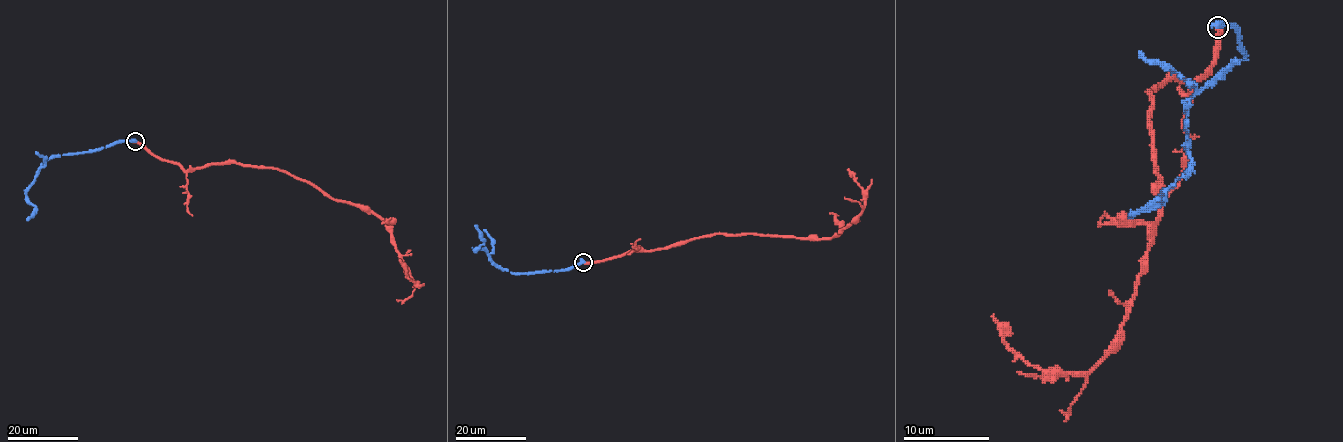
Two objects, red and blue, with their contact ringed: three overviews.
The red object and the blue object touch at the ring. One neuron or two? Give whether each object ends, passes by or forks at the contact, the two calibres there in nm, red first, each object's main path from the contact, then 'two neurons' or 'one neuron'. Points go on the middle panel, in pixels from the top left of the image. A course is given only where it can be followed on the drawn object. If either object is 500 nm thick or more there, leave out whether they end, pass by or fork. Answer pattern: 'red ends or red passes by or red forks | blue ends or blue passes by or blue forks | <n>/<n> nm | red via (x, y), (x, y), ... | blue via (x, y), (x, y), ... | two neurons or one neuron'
500/650 nm | red via (583, 262), (602, 261), (632, 251), (667, 249), (716, 234), (830, 238), (864, 208), (862, 188), (847, 170) | blue via (583, 261), (567, 269), (511, 273), (500, 268), (482, 249), (474, 251), (483, 243), (474, 225) | two neurons

